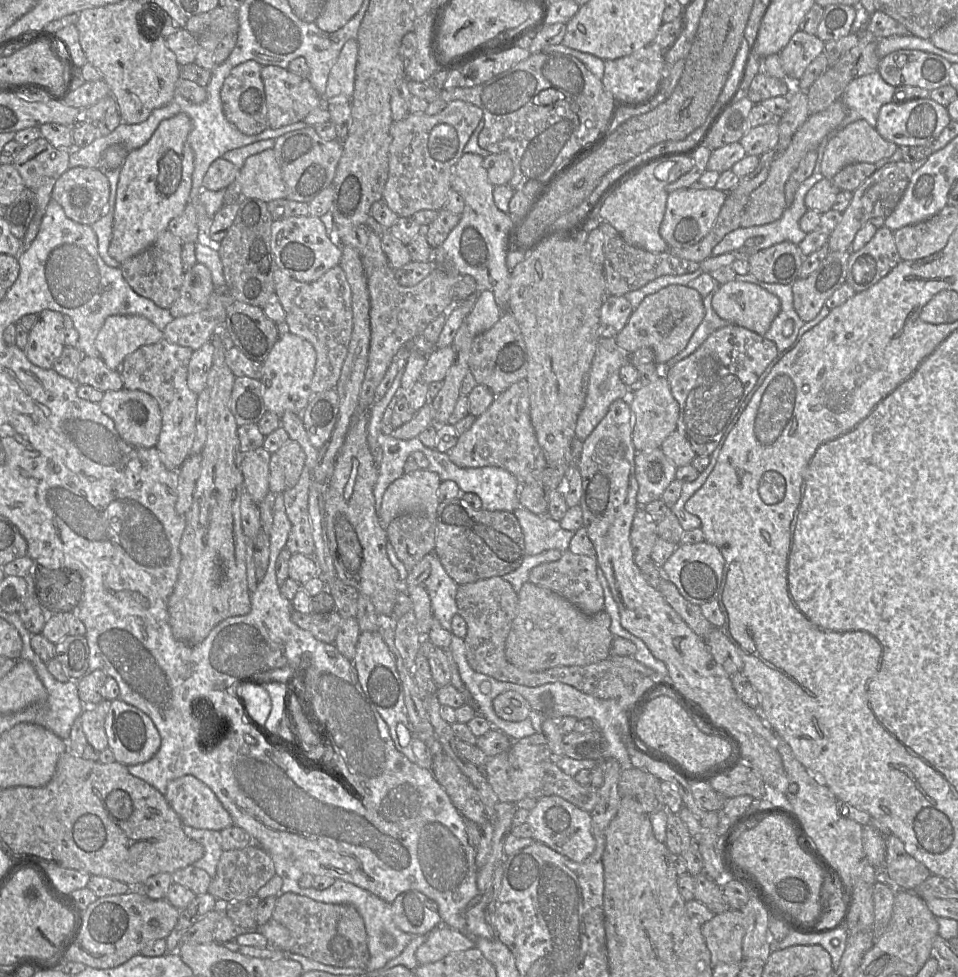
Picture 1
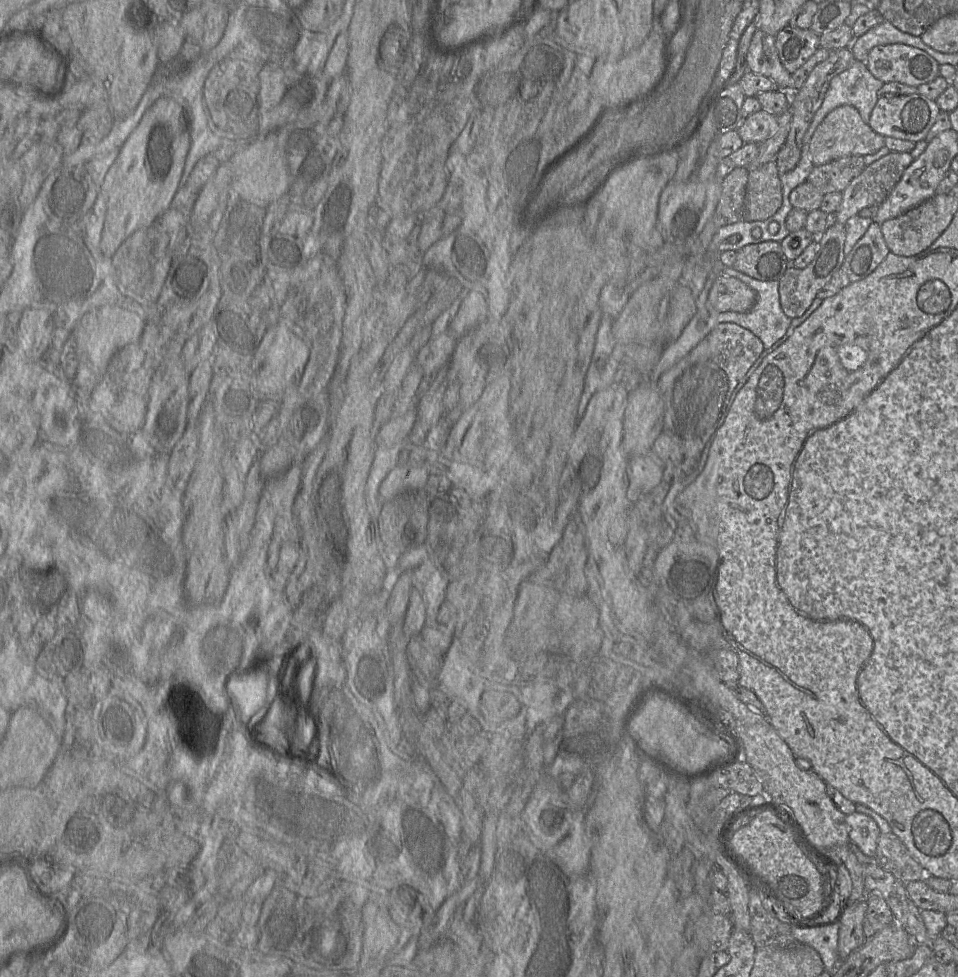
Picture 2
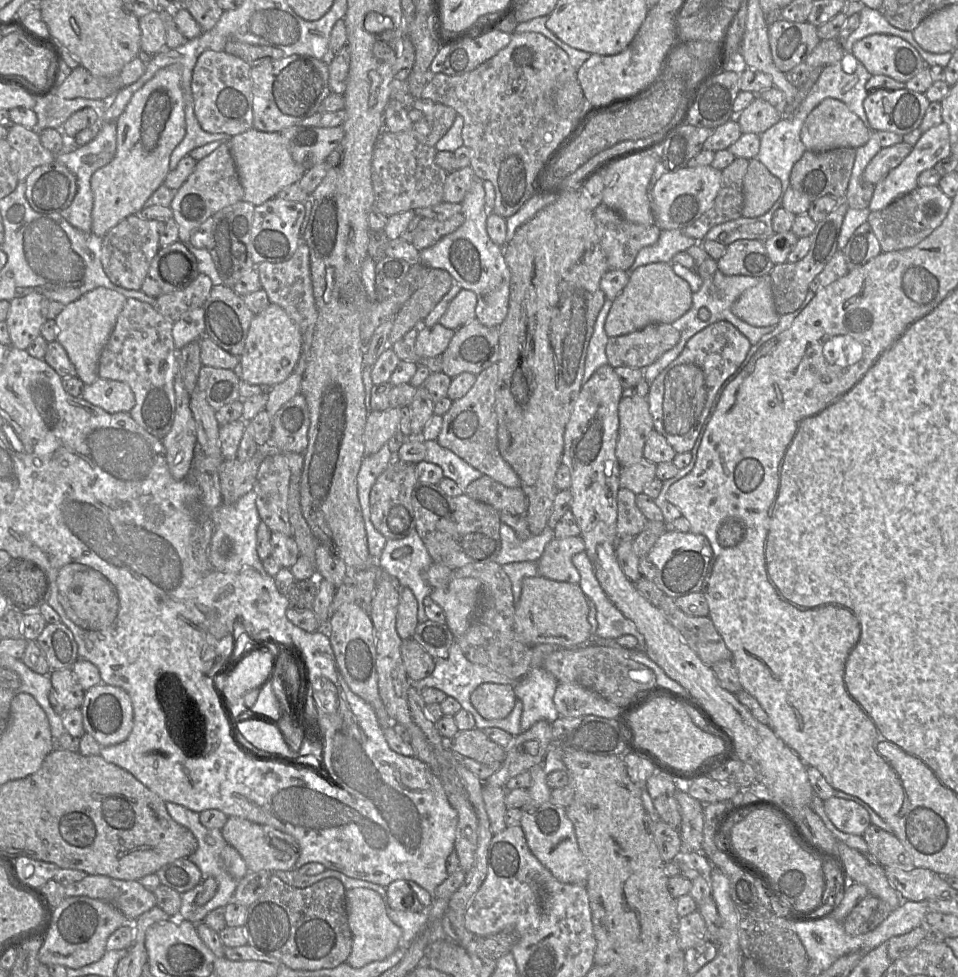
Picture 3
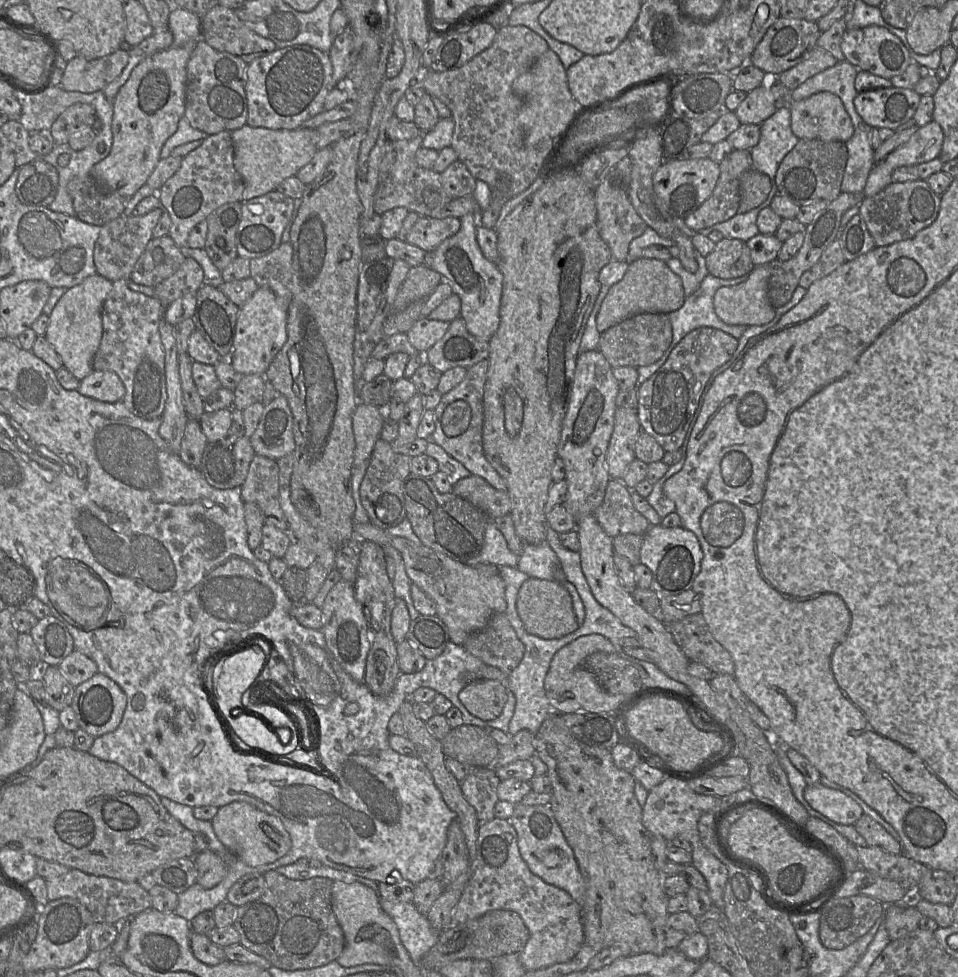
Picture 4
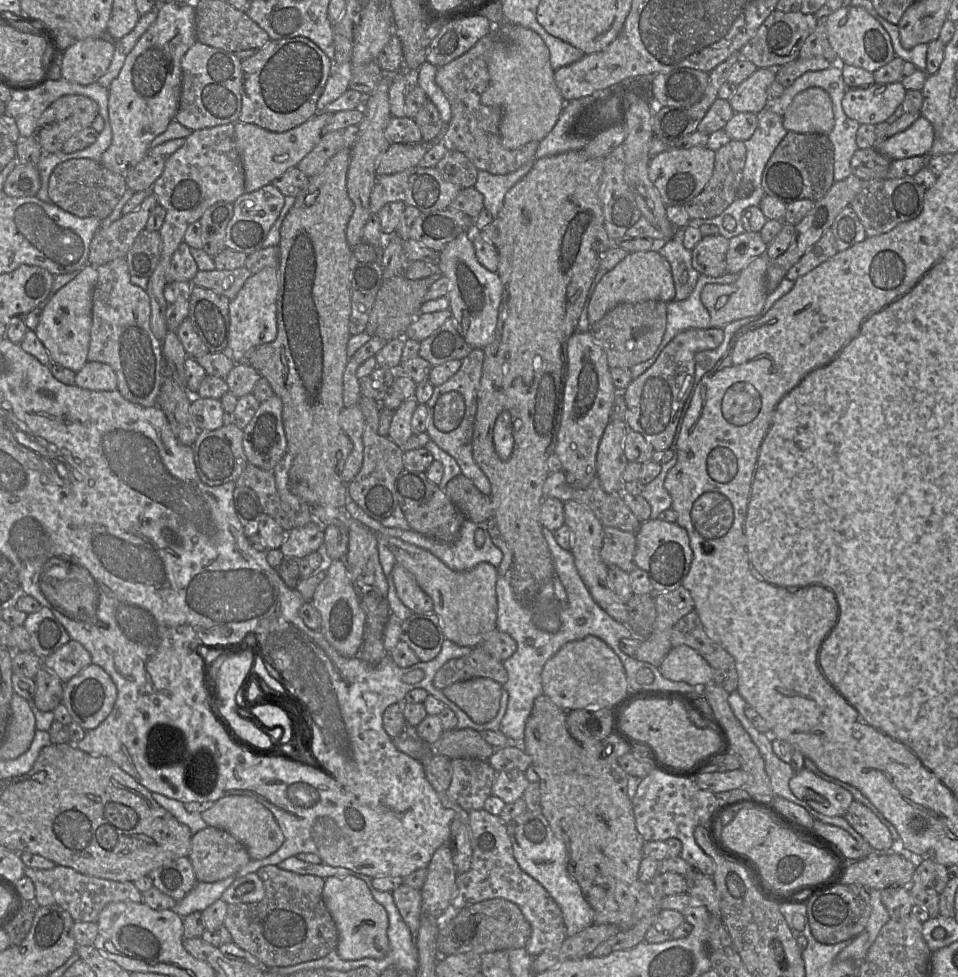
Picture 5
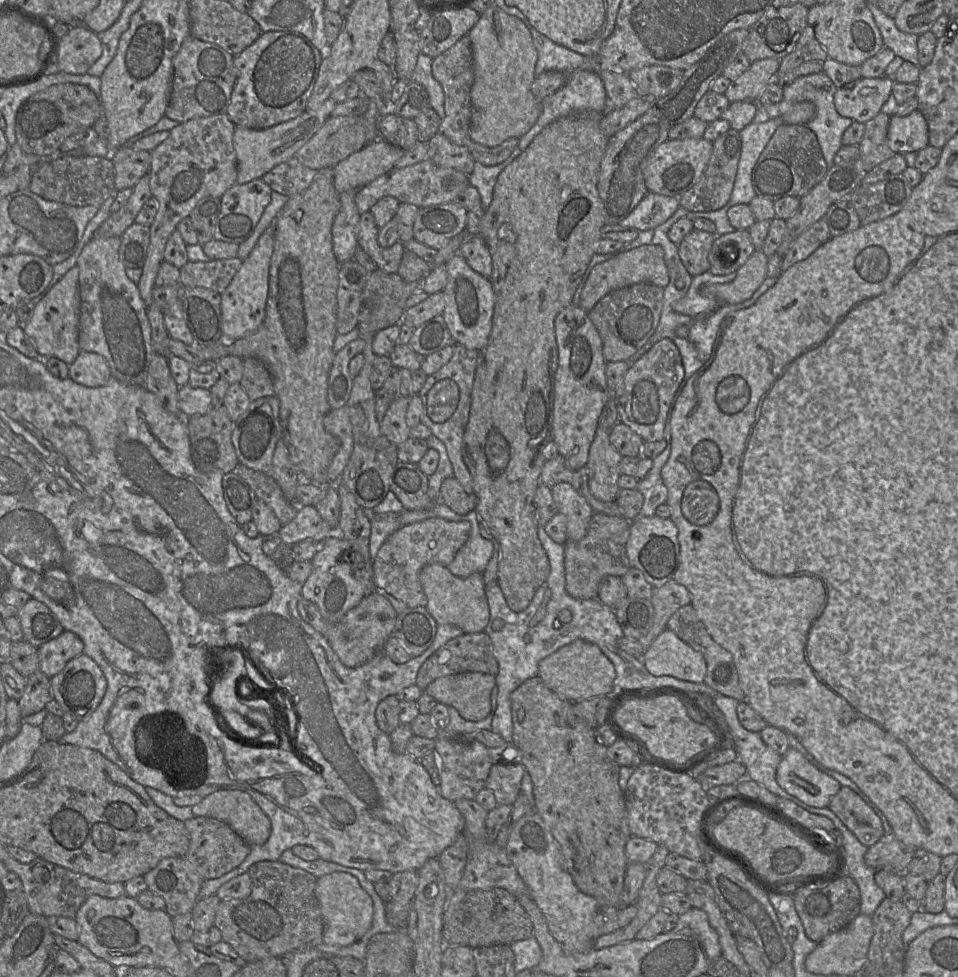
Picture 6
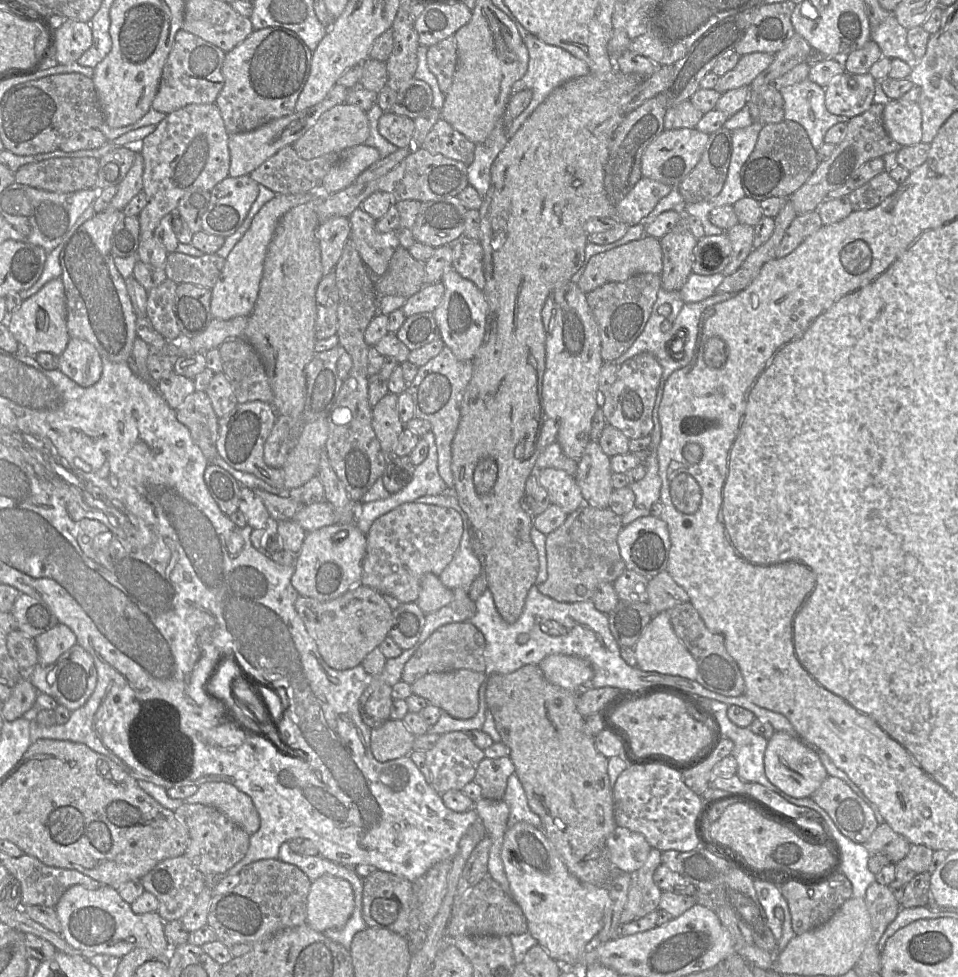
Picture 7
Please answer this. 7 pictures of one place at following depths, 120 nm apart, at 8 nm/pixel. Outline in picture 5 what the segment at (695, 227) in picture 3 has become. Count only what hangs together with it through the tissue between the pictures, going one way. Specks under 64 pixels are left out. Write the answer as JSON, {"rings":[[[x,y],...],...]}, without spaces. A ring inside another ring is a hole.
{"rings":[[[730,140],[715,152],[714,170],[703,191],[684,206],[690,219],[710,219],[737,198],[746,160],[744,142]]]}

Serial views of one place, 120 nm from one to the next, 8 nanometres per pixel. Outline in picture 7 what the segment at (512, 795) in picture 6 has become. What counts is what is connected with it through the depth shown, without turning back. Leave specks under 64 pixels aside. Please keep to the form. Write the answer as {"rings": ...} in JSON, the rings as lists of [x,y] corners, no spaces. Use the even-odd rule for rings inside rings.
{"rings":[[[485,757],[476,771],[474,781],[481,787],[483,797],[502,800],[510,775],[515,773],[515,766],[510,757],[491,759]]]}

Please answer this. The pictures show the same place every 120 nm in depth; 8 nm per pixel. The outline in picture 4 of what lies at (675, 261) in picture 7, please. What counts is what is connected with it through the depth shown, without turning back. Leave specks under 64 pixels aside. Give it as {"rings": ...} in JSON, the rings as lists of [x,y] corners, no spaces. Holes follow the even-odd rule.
{"rings":[[[725,237],[716,243],[705,261],[709,273],[722,279],[748,276],[756,266],[746,242]]]}

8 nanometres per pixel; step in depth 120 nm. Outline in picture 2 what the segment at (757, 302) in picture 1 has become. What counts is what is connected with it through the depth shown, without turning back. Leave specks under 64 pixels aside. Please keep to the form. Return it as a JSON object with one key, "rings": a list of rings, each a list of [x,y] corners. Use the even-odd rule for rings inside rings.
{"rings":[[[719,275],[709,291],[708,302],[719,312],[747,312],[756,302],[756,292],[737,278]]]}

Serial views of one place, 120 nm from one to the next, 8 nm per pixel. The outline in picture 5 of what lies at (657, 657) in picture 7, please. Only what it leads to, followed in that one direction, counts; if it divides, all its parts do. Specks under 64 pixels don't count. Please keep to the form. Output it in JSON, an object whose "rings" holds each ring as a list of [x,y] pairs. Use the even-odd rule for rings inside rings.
{"rings":[[[687,645],[672,647],[658,668],[666,679],[695,687],[704,687],[714,682],[712,667],[695,649]]]}

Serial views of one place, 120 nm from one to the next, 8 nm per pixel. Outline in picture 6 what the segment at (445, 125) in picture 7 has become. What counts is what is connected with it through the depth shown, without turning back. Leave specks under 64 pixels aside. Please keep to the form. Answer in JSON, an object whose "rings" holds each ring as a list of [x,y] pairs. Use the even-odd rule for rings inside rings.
{"rings":[[[438,132],[428,142],[428,158],[436,165],[450,167],[469,175],[474,169],[475,160],[464,146],[450,141]]]}

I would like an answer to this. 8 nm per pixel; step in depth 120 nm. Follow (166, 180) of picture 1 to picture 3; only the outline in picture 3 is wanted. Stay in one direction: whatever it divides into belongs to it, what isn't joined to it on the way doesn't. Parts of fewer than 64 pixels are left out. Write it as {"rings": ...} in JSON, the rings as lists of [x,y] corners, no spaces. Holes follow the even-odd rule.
{"rings":[[[178,65],[160,69],[138,89],[125,110],[115,122],[116,153],[113,160],[96,170],[90,180],[94,197],[92,210],[92,233],[102,238],[124,218],[137,215],[149,197],[164,183],[170,171],[170,157],[173,150],[186,134],[184,95],[181,88],[181,71]]]}

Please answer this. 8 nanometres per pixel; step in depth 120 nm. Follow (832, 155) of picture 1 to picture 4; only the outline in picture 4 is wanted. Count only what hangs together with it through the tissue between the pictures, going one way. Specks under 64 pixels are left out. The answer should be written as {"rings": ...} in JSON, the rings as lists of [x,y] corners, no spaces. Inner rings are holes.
{"rings":[[[818,92],[794,101],[790,107],[791,129],[799,139],[847,142],[854,133],[853,123],[841,99],[831,92]]]}

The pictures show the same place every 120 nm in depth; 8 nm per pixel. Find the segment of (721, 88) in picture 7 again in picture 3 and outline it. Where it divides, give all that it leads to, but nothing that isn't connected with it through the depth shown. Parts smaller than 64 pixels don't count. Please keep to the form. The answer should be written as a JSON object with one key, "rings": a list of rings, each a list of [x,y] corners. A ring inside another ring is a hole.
{"rings":[[[756,95],[752,103],[740,114],[736,114],[742,133],[761,135],[774,124],[778,123],[782,114],[769,102]]]}

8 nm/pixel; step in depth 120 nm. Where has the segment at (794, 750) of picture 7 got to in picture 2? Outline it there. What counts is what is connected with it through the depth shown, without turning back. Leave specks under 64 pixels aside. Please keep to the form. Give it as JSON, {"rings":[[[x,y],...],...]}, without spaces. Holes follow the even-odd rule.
{"rings":[[[855,811],[846,815],[850,842],[863,854],[874,858],[881,831],[877,823],[868,815]]]}

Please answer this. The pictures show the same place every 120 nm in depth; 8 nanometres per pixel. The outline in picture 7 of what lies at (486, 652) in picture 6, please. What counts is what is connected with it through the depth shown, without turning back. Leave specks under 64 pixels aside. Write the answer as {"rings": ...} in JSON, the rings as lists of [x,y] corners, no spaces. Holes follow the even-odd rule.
{"rings":[[[470,621],[445,624],[436,629],[405,663],[402,680],[412,685],[430,673],[450,672],[459,669],[485,672],[485,645],[483,633]]]}

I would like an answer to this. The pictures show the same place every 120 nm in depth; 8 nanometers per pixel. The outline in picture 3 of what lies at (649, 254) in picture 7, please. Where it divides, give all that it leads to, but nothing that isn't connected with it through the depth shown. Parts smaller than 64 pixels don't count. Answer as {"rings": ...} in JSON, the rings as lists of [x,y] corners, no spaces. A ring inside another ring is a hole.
{"rings":[[[657,262],[643,265],[630,274],[628,284],[612,301],[605,321],[605,332],[610,338],[632,333],[653,323],[671,324],[686,313],[691,304],[691,287],[674,272],[672,264]]]}

